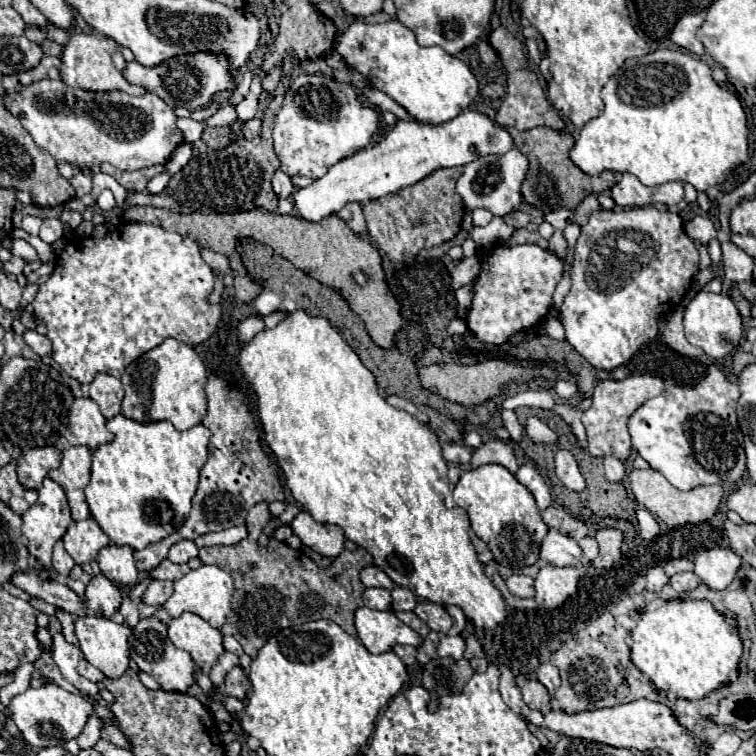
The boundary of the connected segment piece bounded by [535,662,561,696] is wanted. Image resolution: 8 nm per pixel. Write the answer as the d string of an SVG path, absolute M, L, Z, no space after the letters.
M543 662L539 668L537 668L537 680L541 682L541 684L545 684L547 686L547 690L549 690L549 694L553 696L555 694L555 690L559 688L559 684L561 684L561 678L559 678L559 670L551 664L551 662Z

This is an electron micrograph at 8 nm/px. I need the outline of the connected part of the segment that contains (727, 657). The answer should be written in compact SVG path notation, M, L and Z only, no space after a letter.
M667 600L655 610L645 610L631 636L633 636L631 648L633 664L651 678L657 690L685 700L705 698L709 692L717 690L719 686L725 686L729 682L729 674L737 670L743 654L737 628L729 624L725 616L719 614L707 600Z

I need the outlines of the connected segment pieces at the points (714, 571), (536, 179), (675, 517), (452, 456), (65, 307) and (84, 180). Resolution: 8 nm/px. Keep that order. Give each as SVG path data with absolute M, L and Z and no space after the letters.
M731 548L703 550L695 558L693 572L709 590L725 590L735 578L741 558Z
M537 126L531 132L519 132L515 128L507 128L515 140L515 146L527 156L529 160L529 170L521 186L521 196L523 200L537 208L539 212L547 214L557 208L567 208L575 210L577 204L585 198L585 194L593 192L591 186L591 176L583 174L571 160L569 160L569 150L575 144L575 138L565 132L565 130L553 130L545 126Z
M633 470L627 476L635 501L639 506L645 506L653 516L661 518L667 526L685 526L685 524L701 524L705 520L711 520L723 500L723 488L721 486L699 486L689 492L681 492L675 486L667 482L663 474L657 470Z
M447 444L443 446L443 458L451 464L459 464L459 466L467 466L471 460L471 448L463 446L463 444Z
M125 224L119 234L113 232L101 240L95 240L95 238L73 238L65 248L63 252L57 256L57 264L55 264L55 270L53 274L49 276L49 280L45 284L39 286L39 292L33 300L33 308L35 308L35 314L41 318L41 322L47 326L47 338L53 342L53 358L55 362L75 380L81 382L81 388L83 392L87 392L87 386L93 382L93 378L99 374L99 372L105 372L105 374L111 374L115 378L121 378L121 374L125 372L125 368L135 360L139 358L141 354L149 352L151 348L159 346L163 340L167 338L175 338L179 342L185 342L187 346L197 346L199 342L207 340L213 330L217 328L217 322L221 318L221 306L219 304L209 304L207 302L207 296L211 294L213 290L213 272L211 268L203 262L201 254L199 254L199 246L195 240L187 238L187 236L181 236L177 232L167 232L165 228L161 226L153 226L153 224Z
M85 174L73 176L73 178L71 178L71 184L73 184L73 188L77 190L77 196L79 196L79 198L91 192L91 178L85 176Z

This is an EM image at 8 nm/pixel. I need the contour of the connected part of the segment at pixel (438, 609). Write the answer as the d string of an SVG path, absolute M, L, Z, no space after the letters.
M419 602L415 608L415 614L427 622L427 626L435 632L443 632L447 634L449 628L453 626L453 618L447 614L445 606L435 604L435 602Z

